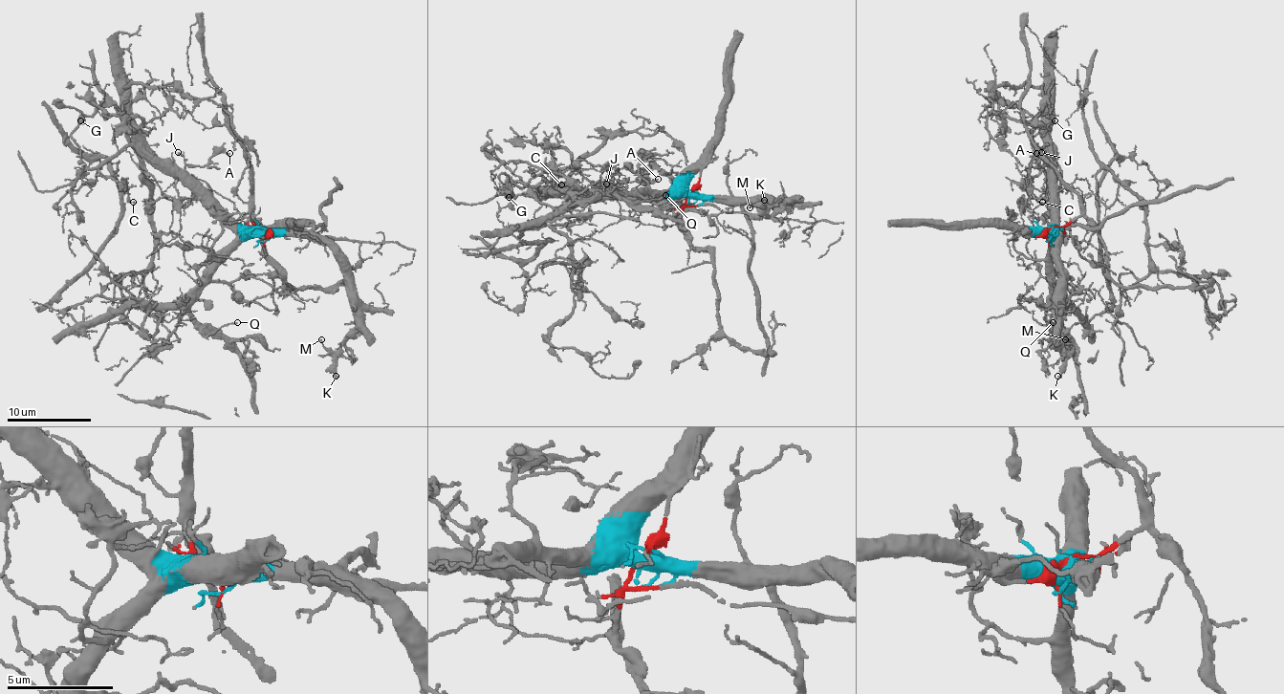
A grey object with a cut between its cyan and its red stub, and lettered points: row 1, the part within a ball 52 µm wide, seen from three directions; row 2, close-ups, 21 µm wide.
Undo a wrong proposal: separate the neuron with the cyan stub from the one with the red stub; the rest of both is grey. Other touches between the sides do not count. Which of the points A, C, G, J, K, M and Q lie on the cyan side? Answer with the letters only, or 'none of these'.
A, C, G, J, K, M, Q

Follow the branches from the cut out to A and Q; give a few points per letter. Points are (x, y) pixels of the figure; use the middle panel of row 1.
A: (689, 195), (614, 193), (622, 183), (647, 183), (658, 179)
Q: (689, 195), (618, 193), (626, 202), (637, 204), (664, 195)

